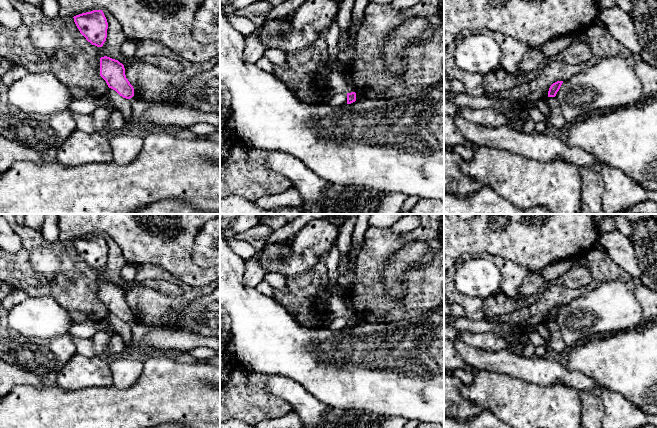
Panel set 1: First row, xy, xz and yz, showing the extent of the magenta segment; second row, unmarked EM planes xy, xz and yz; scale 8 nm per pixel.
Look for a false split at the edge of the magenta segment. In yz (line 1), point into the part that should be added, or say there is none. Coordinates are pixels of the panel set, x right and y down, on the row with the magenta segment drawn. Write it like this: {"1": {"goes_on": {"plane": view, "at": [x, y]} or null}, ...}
{"1": {"goes_on": null}}

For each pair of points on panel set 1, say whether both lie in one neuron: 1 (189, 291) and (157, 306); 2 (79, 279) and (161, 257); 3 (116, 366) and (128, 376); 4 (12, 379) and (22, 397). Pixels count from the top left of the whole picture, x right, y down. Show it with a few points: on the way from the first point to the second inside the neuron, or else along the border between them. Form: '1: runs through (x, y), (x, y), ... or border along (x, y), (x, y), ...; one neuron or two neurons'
1: runs through (182, 299), (178, 303), (165, 303); one neuron
2: border along (114, 241), (119, 246), (126, 262); two neurons
3: runs through (119, 367), (125, 373); one neuron
4: border along (40, 385), (16, 385), (10, 392); two neurons

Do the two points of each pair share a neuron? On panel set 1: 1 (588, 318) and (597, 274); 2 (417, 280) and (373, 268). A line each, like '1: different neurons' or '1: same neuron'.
1: different neurons
2: same neuron

